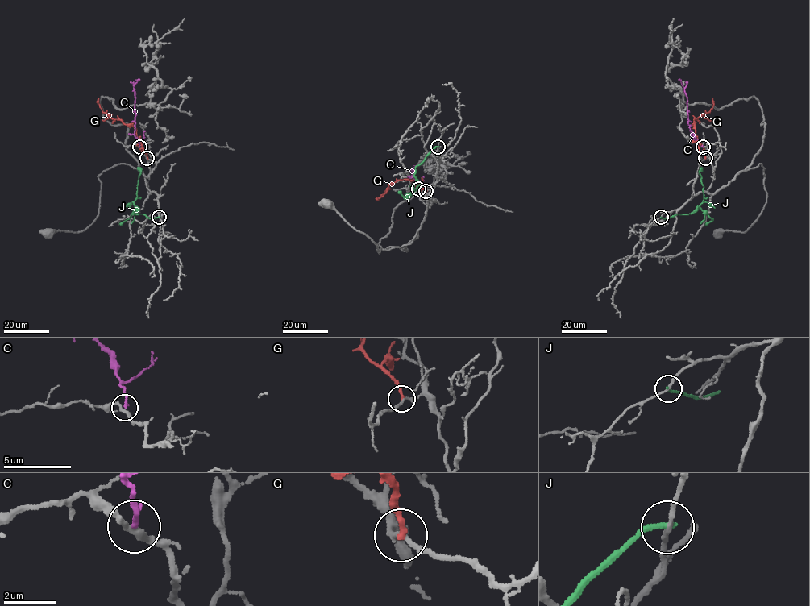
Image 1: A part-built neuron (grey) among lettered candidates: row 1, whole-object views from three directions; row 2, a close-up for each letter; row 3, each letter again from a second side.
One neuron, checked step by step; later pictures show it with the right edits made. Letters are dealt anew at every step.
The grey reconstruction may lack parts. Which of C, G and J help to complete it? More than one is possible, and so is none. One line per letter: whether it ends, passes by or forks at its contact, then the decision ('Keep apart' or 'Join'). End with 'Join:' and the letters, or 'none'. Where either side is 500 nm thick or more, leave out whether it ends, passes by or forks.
C: It ends there. Join
G: It ends there. Keep apart
J: It ends there. Keep apart
Join: C

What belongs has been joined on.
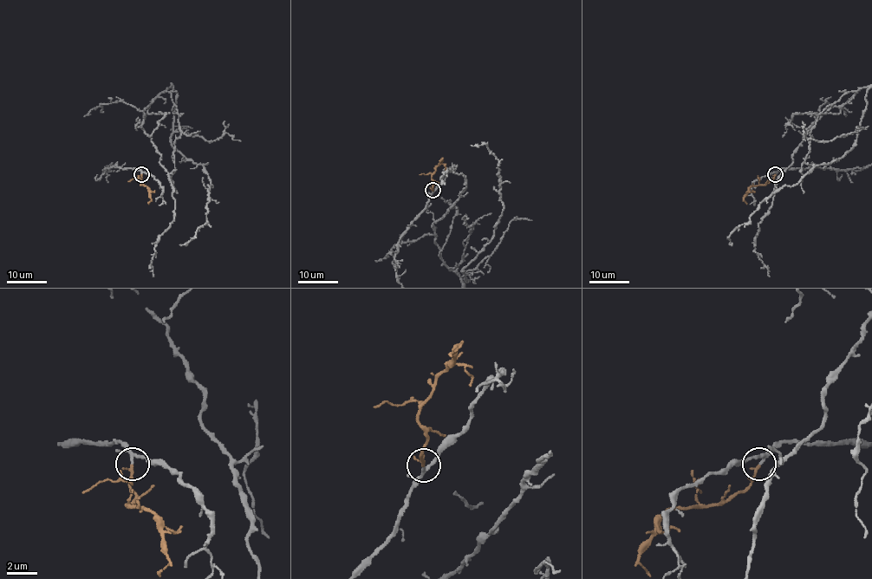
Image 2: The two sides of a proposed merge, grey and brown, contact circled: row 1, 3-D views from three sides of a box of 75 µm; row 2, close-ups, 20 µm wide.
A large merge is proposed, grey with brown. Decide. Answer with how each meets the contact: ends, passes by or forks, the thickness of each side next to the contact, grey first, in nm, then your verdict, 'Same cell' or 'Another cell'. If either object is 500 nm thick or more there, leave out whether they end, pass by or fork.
At the ring grey passes by. At the ring brown ends. Thickness 160 nm (grey) against 190 nm. Same cell

